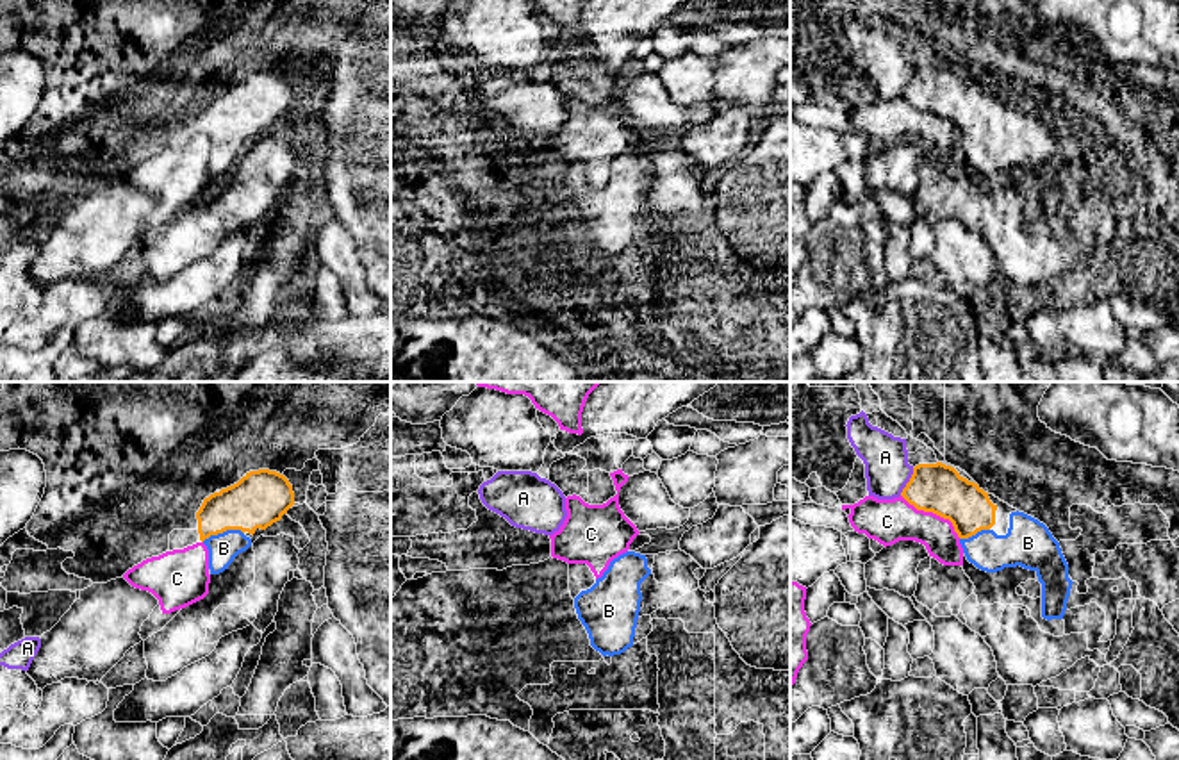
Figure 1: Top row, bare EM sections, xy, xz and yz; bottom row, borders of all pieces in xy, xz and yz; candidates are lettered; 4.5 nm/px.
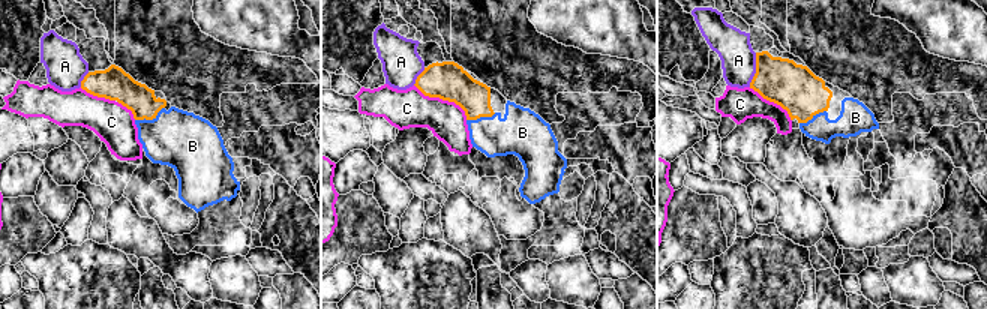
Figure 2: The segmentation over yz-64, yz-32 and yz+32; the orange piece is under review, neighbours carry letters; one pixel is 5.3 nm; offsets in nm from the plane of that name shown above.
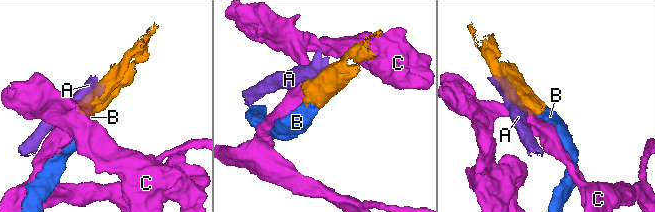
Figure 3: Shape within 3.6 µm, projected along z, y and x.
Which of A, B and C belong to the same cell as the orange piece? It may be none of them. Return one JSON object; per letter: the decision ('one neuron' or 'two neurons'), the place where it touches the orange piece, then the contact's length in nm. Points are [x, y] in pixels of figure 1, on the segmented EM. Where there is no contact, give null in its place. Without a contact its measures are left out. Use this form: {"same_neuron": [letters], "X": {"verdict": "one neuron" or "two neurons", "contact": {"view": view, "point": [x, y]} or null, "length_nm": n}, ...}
{"same_neuron": ["B"], "A": {"verdict": "two neurons", "contact": {"view": "yz", "point": [908, 482]}, "length_nm": 140}, "B": {"verdict": "one neuron", "contact": {"view": "xy", "point": [222, 532]}, "length_nm": 200}, "C": {"verdict": "two neurons", "contact": {"view": "yz", "point": [933, 512]}, "length_nm": 340}}

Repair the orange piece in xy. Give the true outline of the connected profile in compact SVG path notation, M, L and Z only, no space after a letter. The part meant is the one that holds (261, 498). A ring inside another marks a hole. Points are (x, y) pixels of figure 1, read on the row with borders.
M269 469L246 473L237 483L203 500L196 512L200 541L209 549L210 574L219 574L251 546L244 533L266 530L294 505L289 480Z

